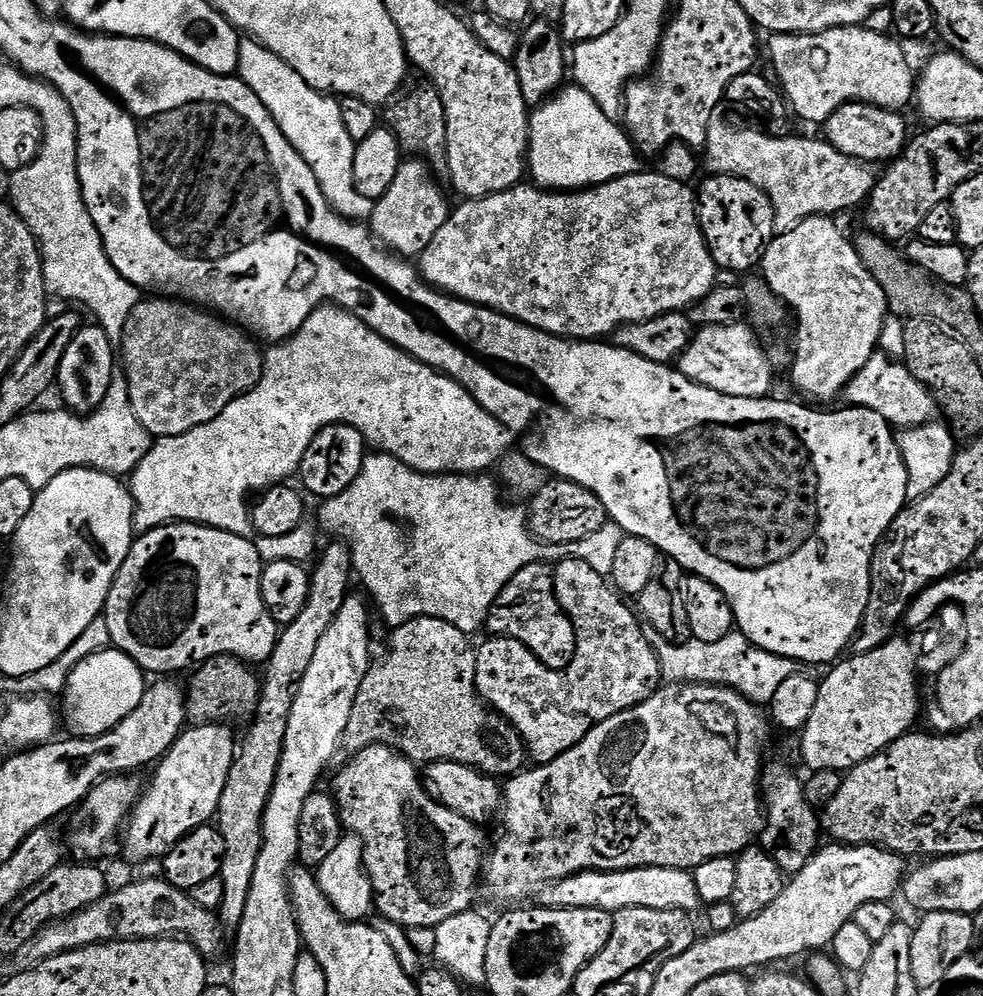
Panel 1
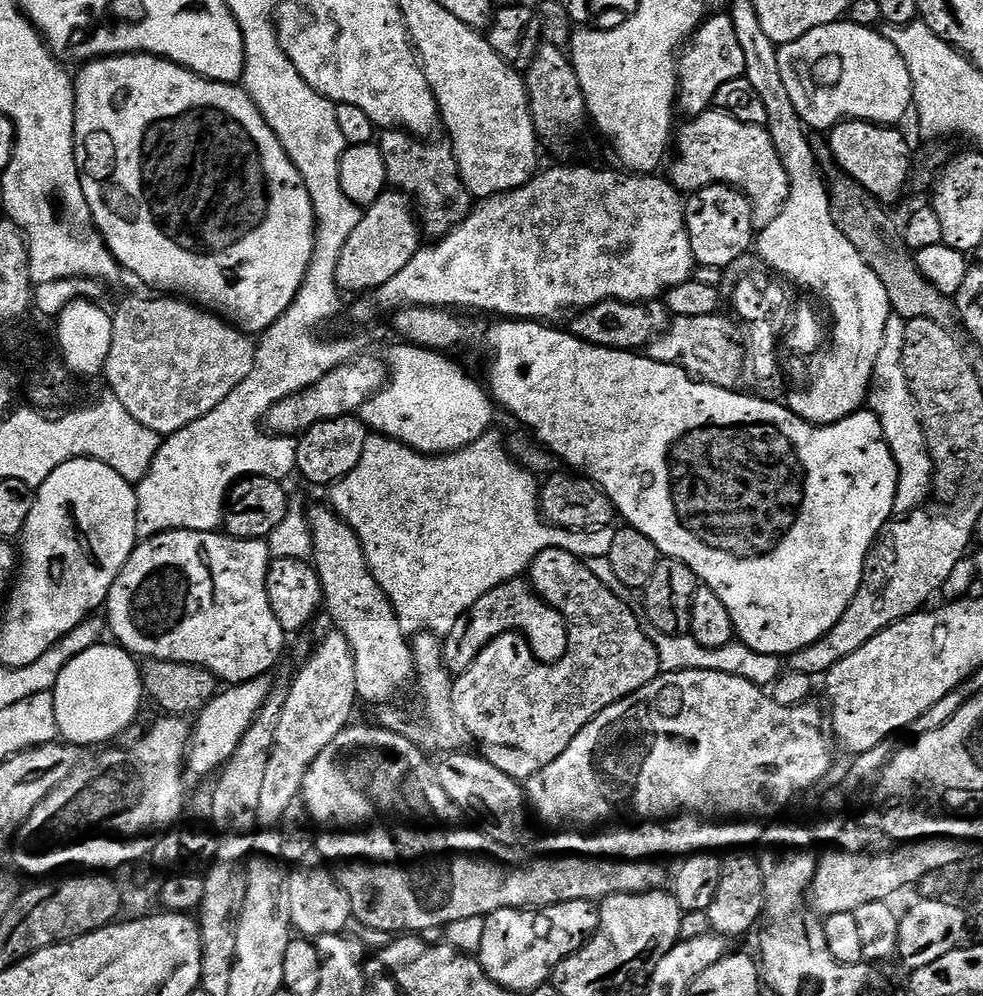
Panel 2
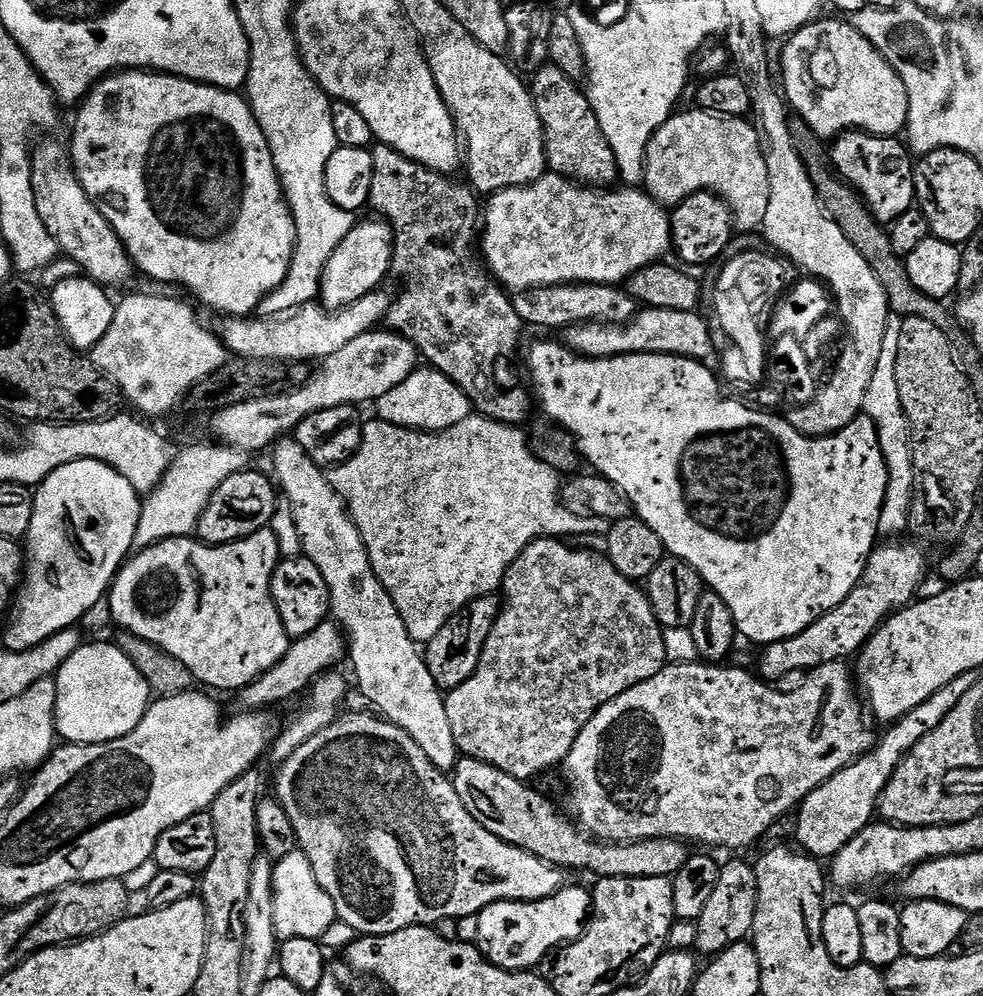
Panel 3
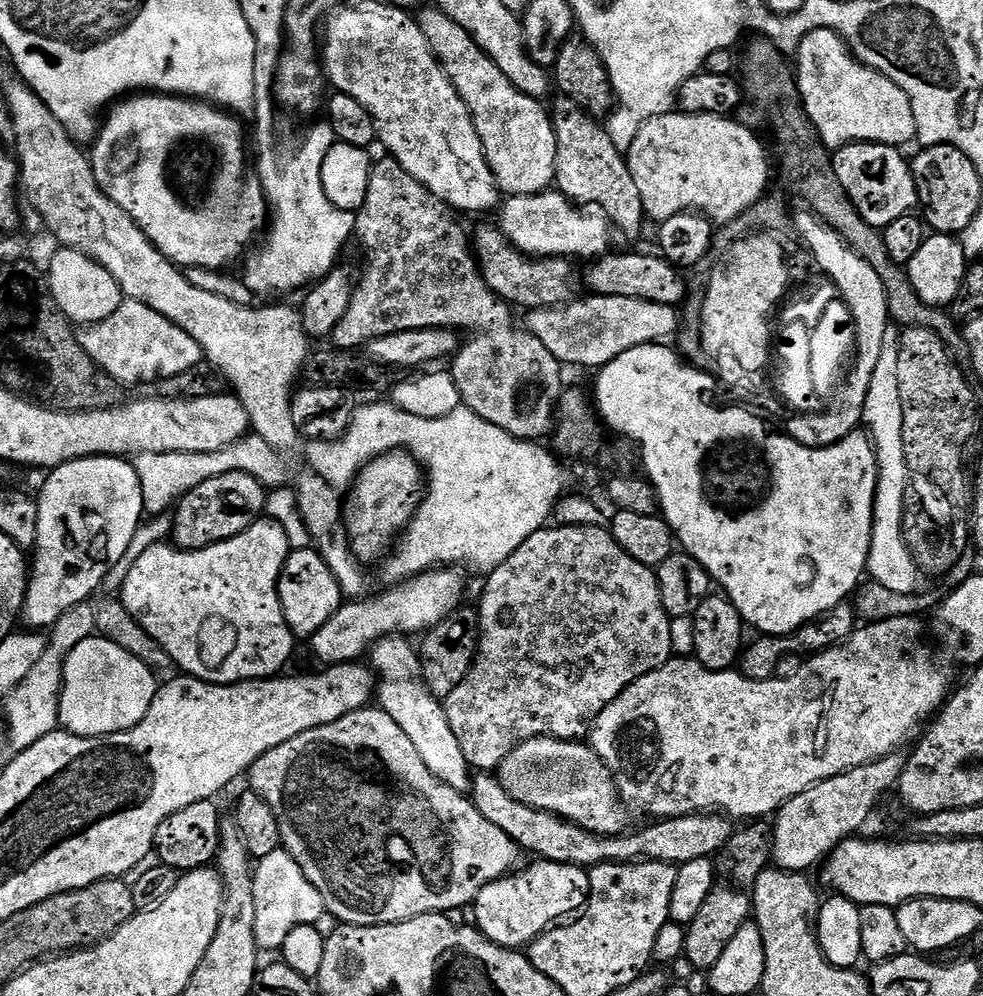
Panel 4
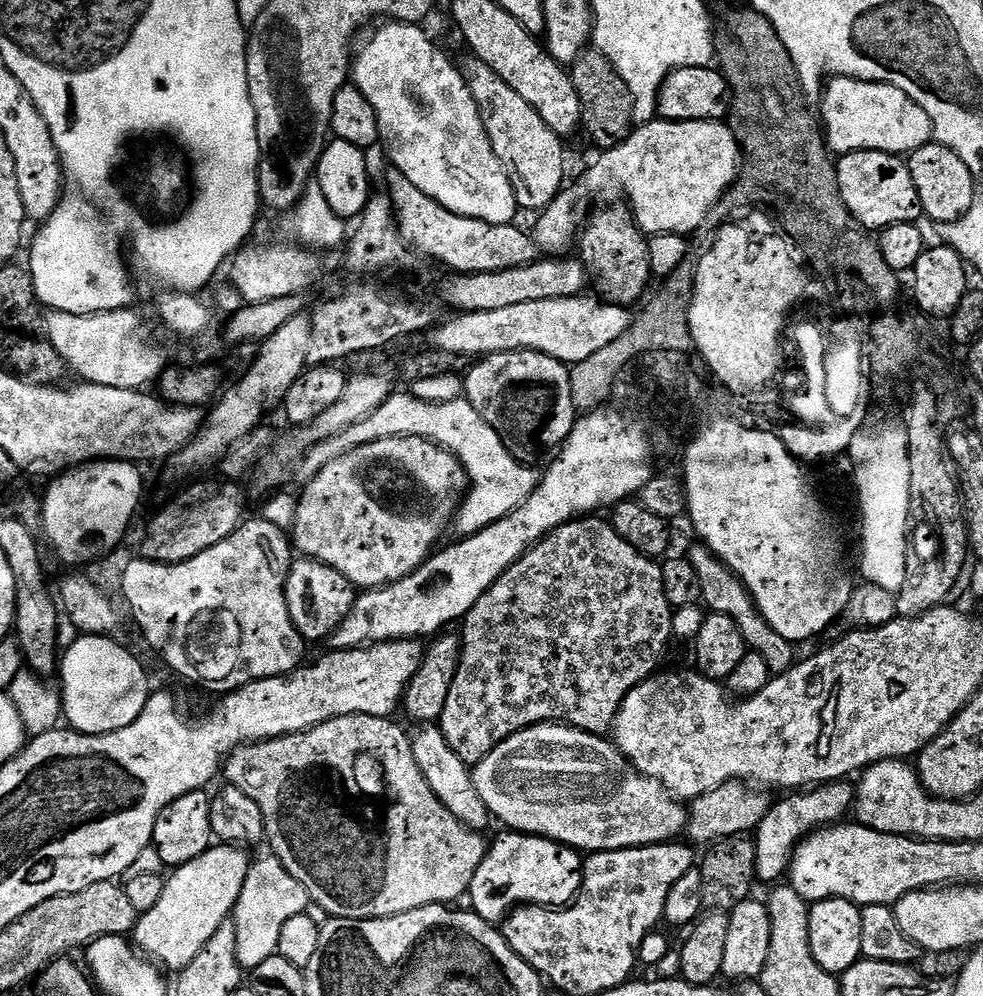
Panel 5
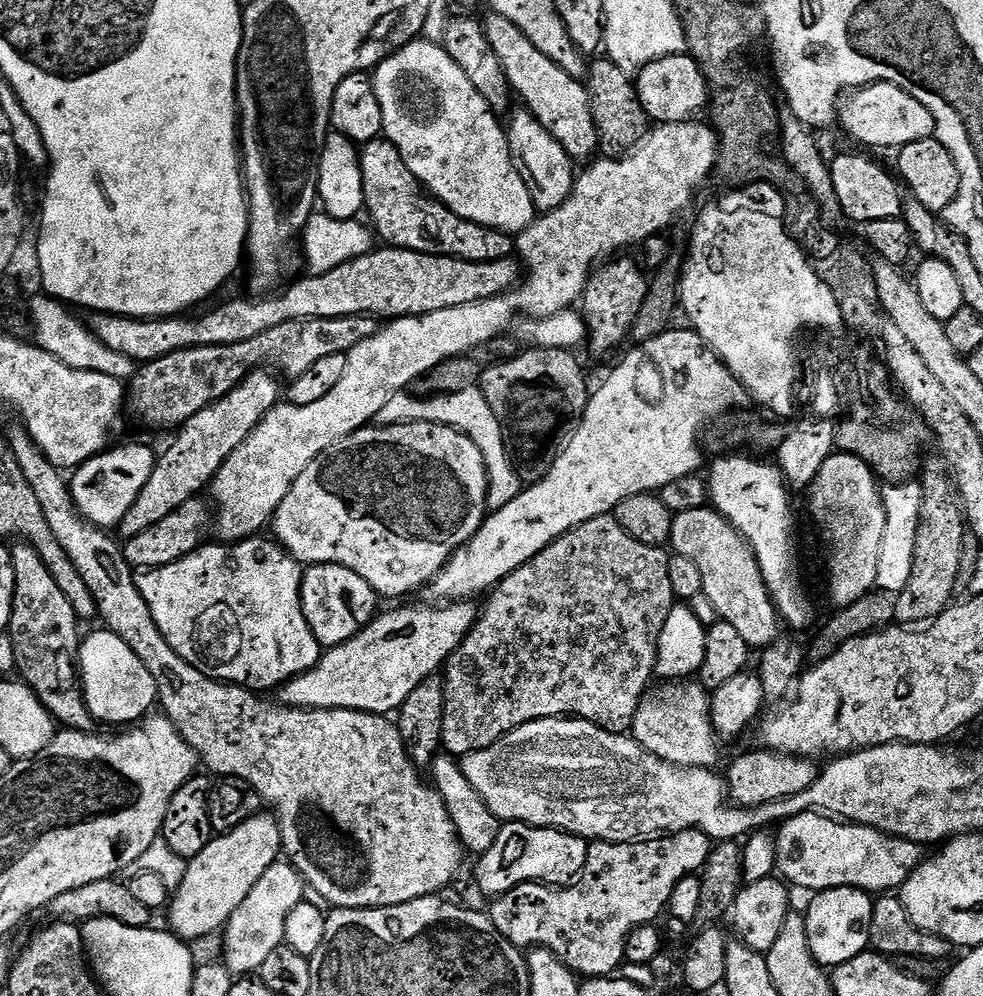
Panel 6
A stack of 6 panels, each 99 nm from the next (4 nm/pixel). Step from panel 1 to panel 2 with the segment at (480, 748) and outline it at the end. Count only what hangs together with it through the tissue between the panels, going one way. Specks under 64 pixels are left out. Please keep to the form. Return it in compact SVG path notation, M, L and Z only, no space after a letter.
M422 632L411 641L412 657L416 663L415 679L420 680L420 696L424 699L424 717L421 720L407 720L400 712L395 712L392 706L385 707L378 720L379 727L389 728L392 732L400 732L407 740L413 740L425 753L458 752L469 743L467 730L458 722L454 702L452 701L453 673L444 665L444 646L441 637L433 632Z

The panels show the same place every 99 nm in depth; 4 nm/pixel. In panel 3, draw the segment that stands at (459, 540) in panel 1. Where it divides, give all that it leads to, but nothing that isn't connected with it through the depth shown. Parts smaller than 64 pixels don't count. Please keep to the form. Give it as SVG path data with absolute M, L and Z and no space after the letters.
M473 414L467 416L458 426L447 428L445 432L419 432L413 428L403 428L379 418L370 419L364 425L364 437L356 453L342 464L331 469L330 479L334 490L344 499L348 506L348 513L364 539L364 545L370 558L370 566L382 582L382 586L390 594L402 622L406 622L406 630L410 638L417 642L427 642L438 634L451 620L456 619L465 608L481 596L495 593L504 583L504 575L508 568L526 550L526 546L537 538L577 538L588 533L599 533L602 528L601 521L578 512L562 503L561 473L552 468L545 460L528 445L526 437L520 433L519 427L510 424L500 424L491 420L489 416Z

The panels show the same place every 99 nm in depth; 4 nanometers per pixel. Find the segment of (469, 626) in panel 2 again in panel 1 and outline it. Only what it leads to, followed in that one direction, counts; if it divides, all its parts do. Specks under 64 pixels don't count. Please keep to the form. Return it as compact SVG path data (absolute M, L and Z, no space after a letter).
M540 562L528 564L522 570L518 570L518 574L510 578L510 582L506 582L506 586L490 606L486 628L487 631L490 630L492 636L506 636L509 640L517 640L525 644L540 659L544 667L563 670L567 668L572 651L576 648L576 631L573 630L568 615L561 610L560 603L555 598L550 598L554 592L554 572L551 567L543 567L548 566Z

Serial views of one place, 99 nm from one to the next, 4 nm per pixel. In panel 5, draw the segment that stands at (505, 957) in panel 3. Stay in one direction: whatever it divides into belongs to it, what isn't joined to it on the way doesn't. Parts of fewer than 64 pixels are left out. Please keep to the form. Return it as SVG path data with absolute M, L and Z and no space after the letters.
M508 830L503 834L493 844L491 841L468 887L467 895L472 896L471 911L483 920L500 922L513 908L525 904L567 906L575 901L584 881L585 861L577 849L526 832Z

